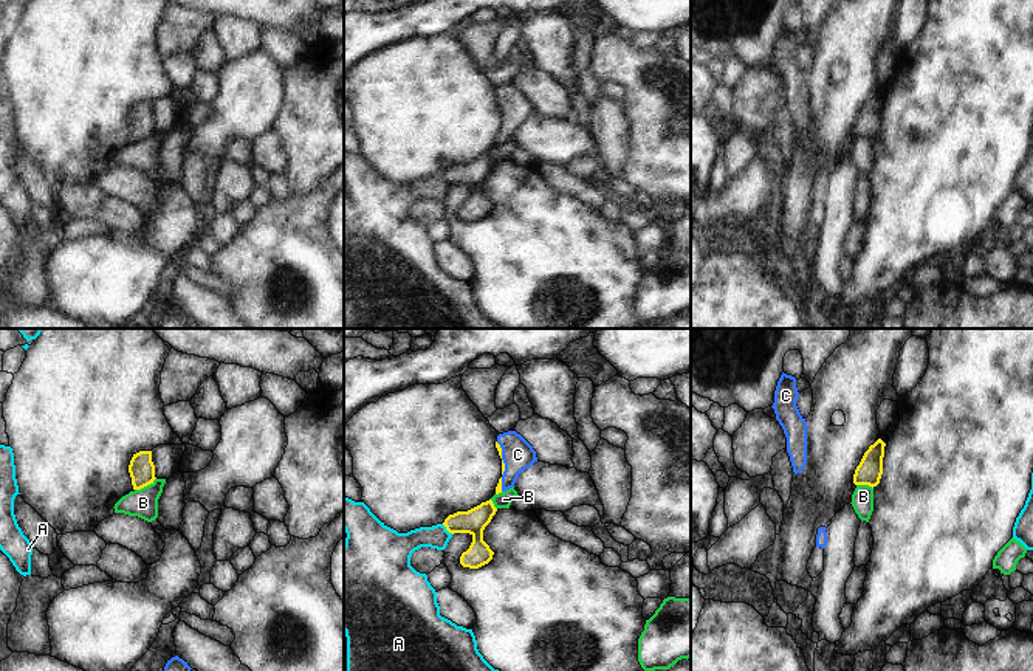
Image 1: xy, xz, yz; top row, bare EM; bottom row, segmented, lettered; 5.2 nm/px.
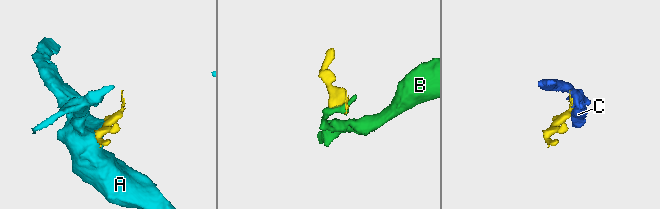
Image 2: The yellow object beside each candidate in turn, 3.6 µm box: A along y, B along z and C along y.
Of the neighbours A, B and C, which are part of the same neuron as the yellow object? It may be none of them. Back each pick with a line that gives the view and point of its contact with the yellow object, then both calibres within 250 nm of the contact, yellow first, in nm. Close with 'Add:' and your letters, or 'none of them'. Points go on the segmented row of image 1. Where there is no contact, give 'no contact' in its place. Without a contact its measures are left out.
C: meets yellow in xz at (502, 461); 20 nm thick on the yellow side, 170 nm on the other
Add: C

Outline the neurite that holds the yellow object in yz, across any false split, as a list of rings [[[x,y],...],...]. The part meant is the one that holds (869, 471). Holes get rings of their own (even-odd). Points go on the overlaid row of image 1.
[[[878,439],[873,445],[869,446],[855,470],[855,485],[869,485],[873,488],[880,483],[883,474],[884,446],[886,443],[881,439]]]

